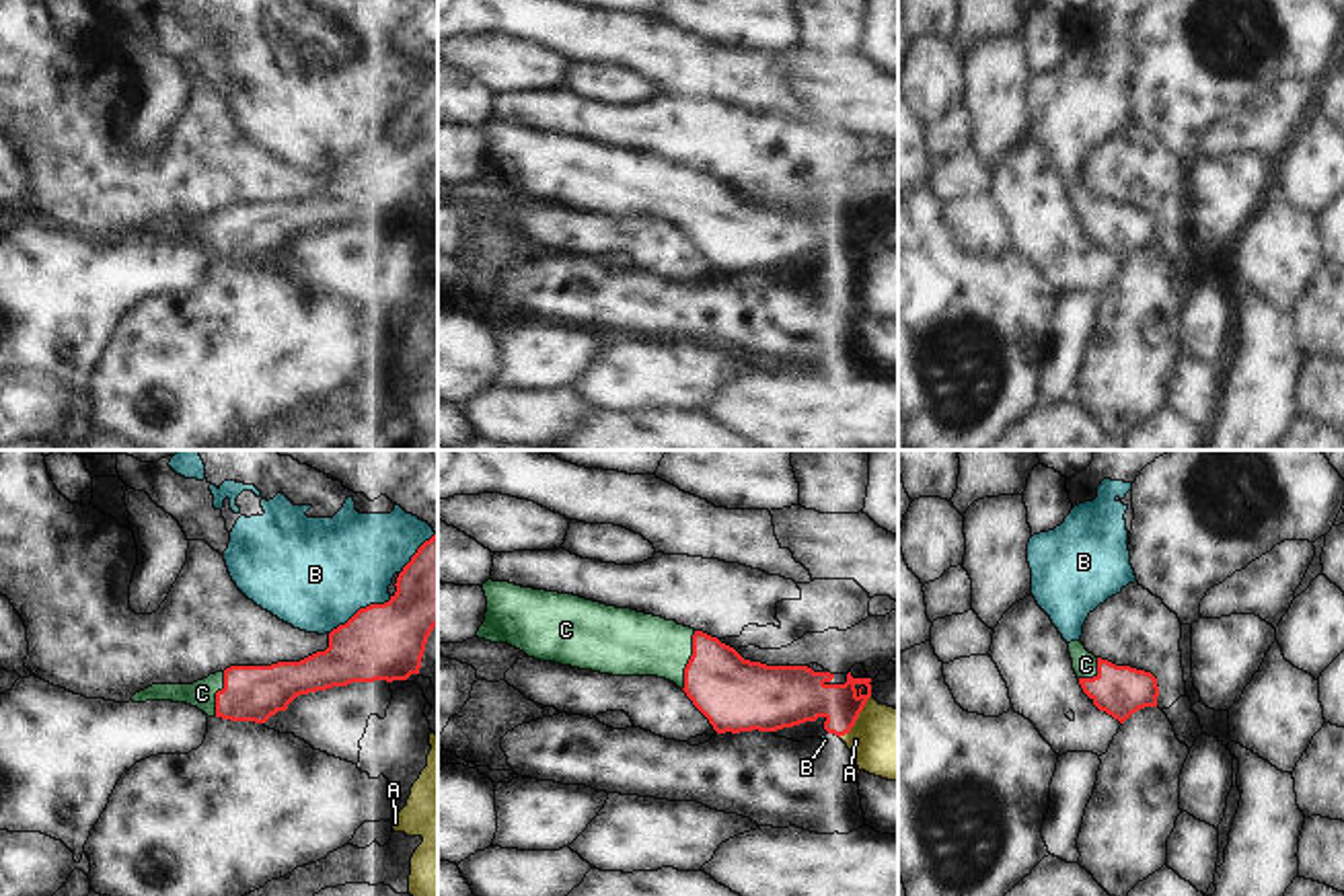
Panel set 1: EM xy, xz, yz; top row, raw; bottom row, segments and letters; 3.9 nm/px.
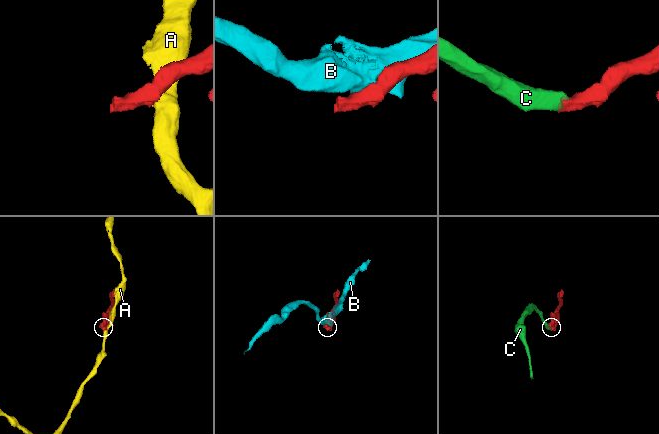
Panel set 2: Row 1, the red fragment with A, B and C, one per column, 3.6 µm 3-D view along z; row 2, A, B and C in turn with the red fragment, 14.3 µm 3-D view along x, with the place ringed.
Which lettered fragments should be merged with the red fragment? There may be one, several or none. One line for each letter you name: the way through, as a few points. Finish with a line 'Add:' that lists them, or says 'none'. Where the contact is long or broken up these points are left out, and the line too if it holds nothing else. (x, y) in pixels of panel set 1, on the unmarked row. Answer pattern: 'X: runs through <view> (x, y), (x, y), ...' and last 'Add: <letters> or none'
C: runs through xz (736, 235), (703, 206), (689, 200), (664, 188), (627, 183)
Add: C

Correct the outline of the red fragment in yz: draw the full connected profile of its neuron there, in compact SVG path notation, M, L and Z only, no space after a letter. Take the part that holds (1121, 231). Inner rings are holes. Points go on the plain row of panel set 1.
M1081 179L1069 183L1069 193L1083 232L1099 251L1124 263L1138 249L1157 247L1159 226L1151 212L1095 197Z

